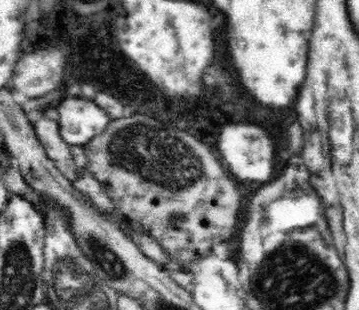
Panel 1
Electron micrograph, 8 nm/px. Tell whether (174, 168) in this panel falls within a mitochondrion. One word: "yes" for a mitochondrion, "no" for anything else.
yes

